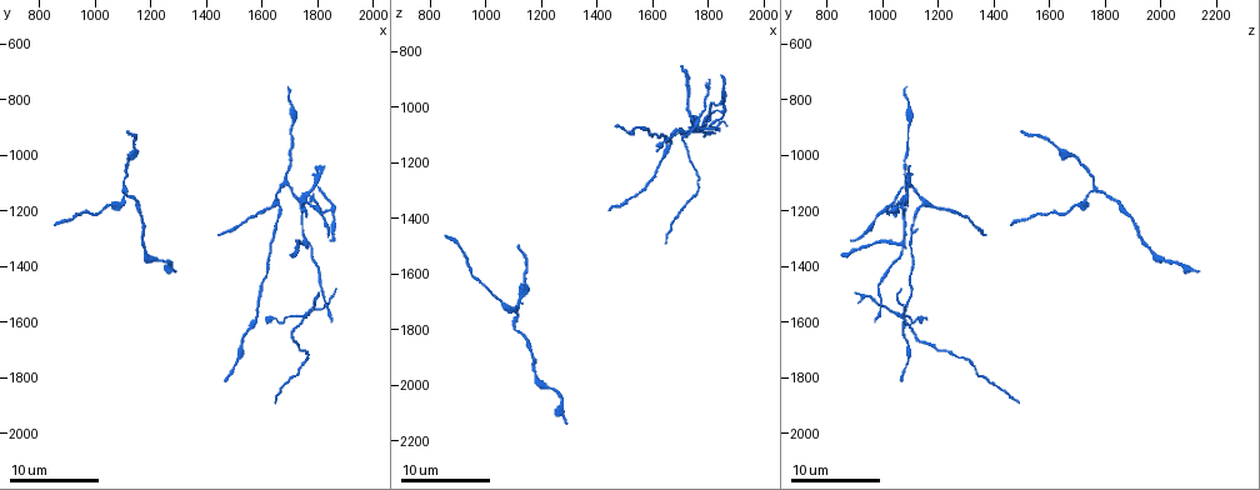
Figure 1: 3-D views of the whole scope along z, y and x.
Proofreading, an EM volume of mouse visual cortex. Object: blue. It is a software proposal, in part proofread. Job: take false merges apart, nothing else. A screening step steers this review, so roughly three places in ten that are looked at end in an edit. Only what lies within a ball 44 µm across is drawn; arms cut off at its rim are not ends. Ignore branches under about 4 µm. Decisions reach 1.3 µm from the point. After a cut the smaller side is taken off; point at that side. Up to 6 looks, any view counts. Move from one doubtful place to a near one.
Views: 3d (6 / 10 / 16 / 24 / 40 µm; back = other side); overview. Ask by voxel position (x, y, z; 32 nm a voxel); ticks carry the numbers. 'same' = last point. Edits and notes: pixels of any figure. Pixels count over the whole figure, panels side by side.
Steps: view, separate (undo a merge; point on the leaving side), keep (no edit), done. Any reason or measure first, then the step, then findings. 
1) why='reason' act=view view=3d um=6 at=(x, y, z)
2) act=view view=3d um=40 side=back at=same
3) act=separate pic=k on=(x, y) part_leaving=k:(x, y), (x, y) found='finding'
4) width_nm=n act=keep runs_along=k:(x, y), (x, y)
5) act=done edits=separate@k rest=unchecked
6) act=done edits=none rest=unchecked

act=view view=3d um=10 at=(1570, 1220, 1300)

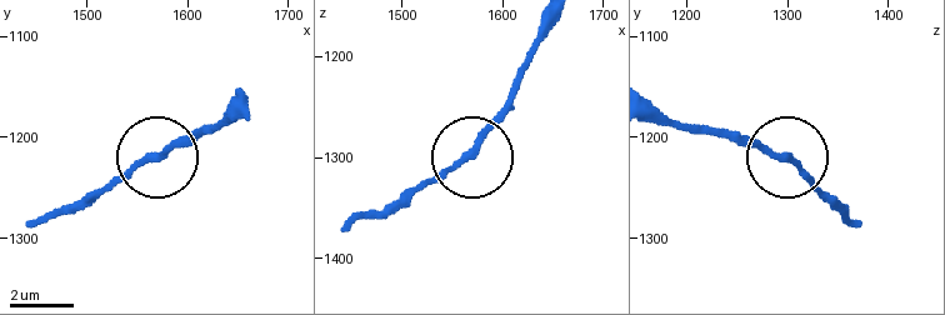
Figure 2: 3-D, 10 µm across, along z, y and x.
act=view view=3d um=6 at=(1572, 1220, 1296)

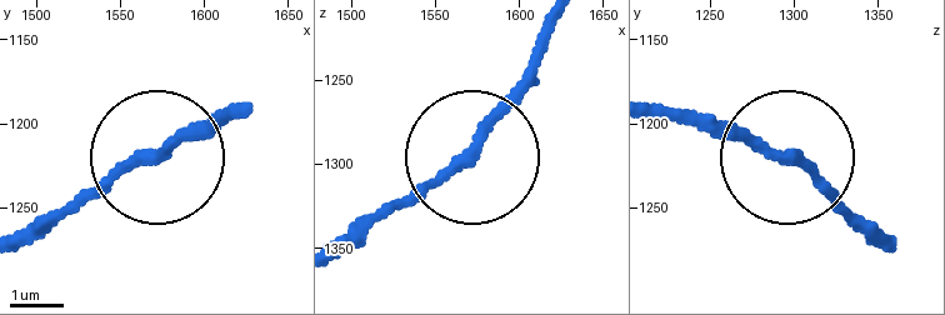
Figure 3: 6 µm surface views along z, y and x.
act=keep runs_along=3:(775, 154), (680, 118) found='continuous, no second cell'

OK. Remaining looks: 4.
why='a fork' act=view view=3d um=6 at=(1760, 1320, 1060)

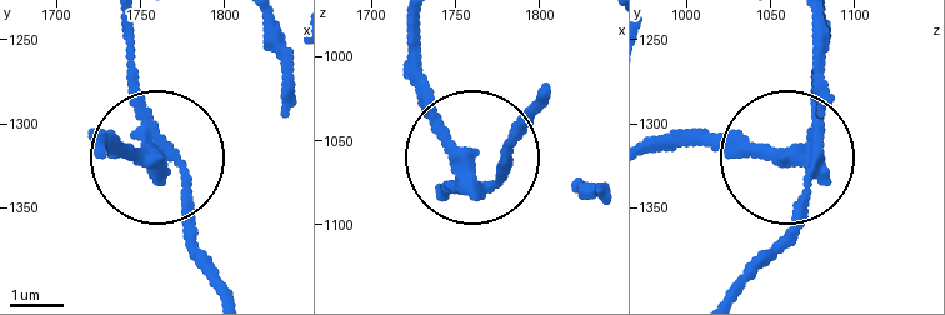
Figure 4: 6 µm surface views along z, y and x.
why='other side' act=view view=3d um=6 side=back at=(1756, 1320, 1064)

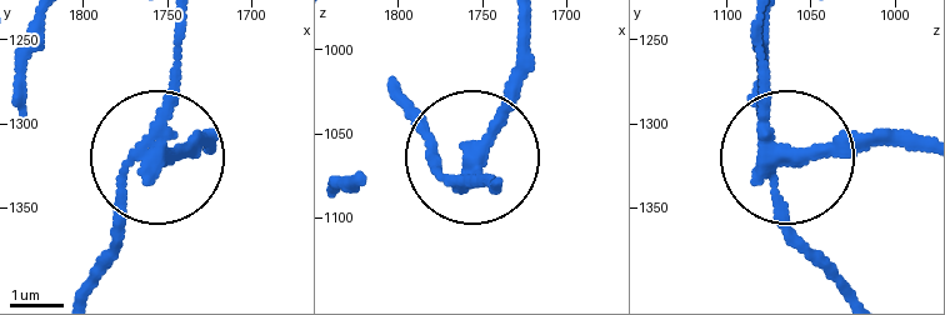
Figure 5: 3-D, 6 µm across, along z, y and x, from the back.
side_arm_um=8 act=separate pic=5 on=(190, 158) part_leaving=5:(768, 146), (911, 146) found='a second cell is stuck on'

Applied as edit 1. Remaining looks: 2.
why='three arms meet' act=view view=3d um=16 at=(1100, 1130, 1760)

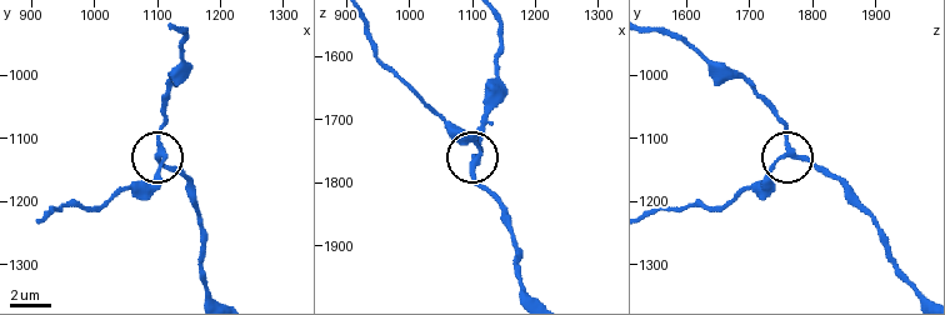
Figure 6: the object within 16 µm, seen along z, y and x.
act=view view=3d um=6 at=(1105, 1125, 1765)

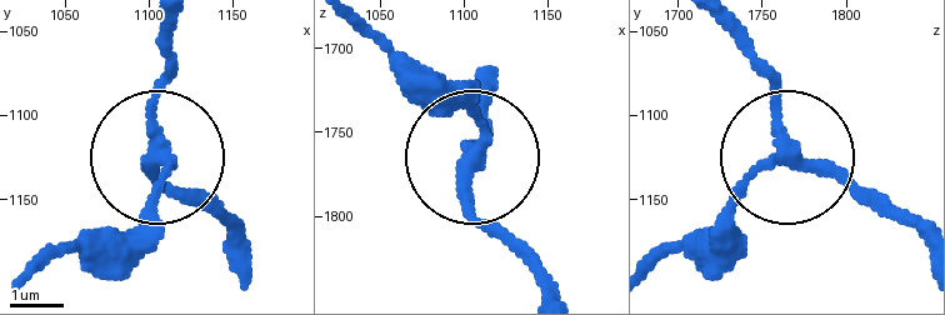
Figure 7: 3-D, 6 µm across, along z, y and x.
arms=3 act=keep found='one cell here'

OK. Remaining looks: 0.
act=done edits=separate@5 rest=unchecked

